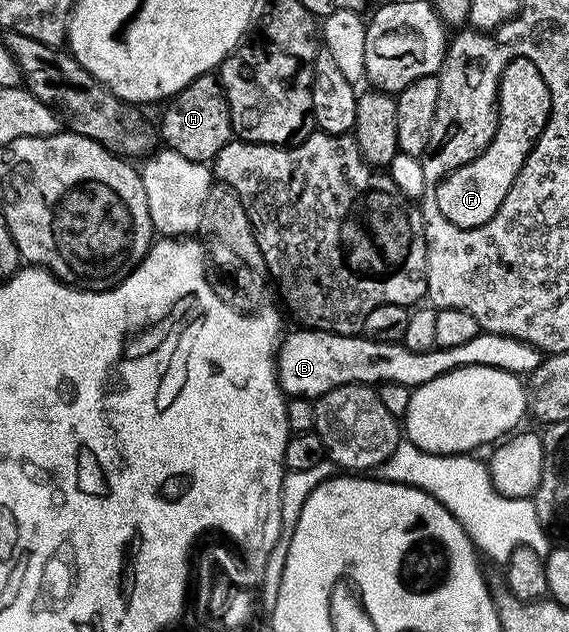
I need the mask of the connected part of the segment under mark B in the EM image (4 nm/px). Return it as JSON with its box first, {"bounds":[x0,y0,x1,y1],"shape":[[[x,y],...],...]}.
{"bounds":[275,328,543,401],"shape":[[[301,328],[282,339],[275,357],[277,366],[277,382],[281,385],[281,391],[286,397],[304,396],[305,399],[316,401],[318,396],[327,394],[327,390],[335,390],[335,386],[344,384],[367,384],[376,386],[387,382],[399,382],[416,386],[426,384],[443,374],[447,374],[456,368],[470,368],[471,366],[487,366],[488,368],[498,368],[504,372],[512,372],[514,376],[522,378],[528,377],[530,372],[534,372],[541,365],[543,353],[535,346],[531,346],[522,340],[516,340],[503,334],[491,334],[478,330],[475,338],[468,342],[459,342],[459,346],[450,348],[432,348],[426,352],[415,352],[407,350],[405,345],[398,342],[388,344],[378,340],[370,340],[364,335],[340,336],[334,332],[317,332],[314,328]]]}

